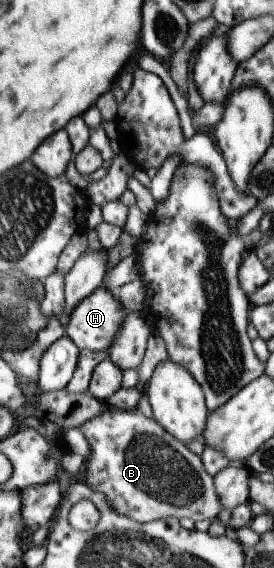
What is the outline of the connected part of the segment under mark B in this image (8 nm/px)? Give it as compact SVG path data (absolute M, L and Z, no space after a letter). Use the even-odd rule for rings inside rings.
M106 406L102 409L97 417L91 417L78 429L89 444L89 456L85 461L85 483L91 491L105 497L109 509L139 525L171 517L175 520L187 518L193 522L205 519L212 522L218 517L222 509L221 503L215 493L213 479L203 469L199 456L191 453L183 443L171 437L153 419L145 417L138 410L115 410Z

